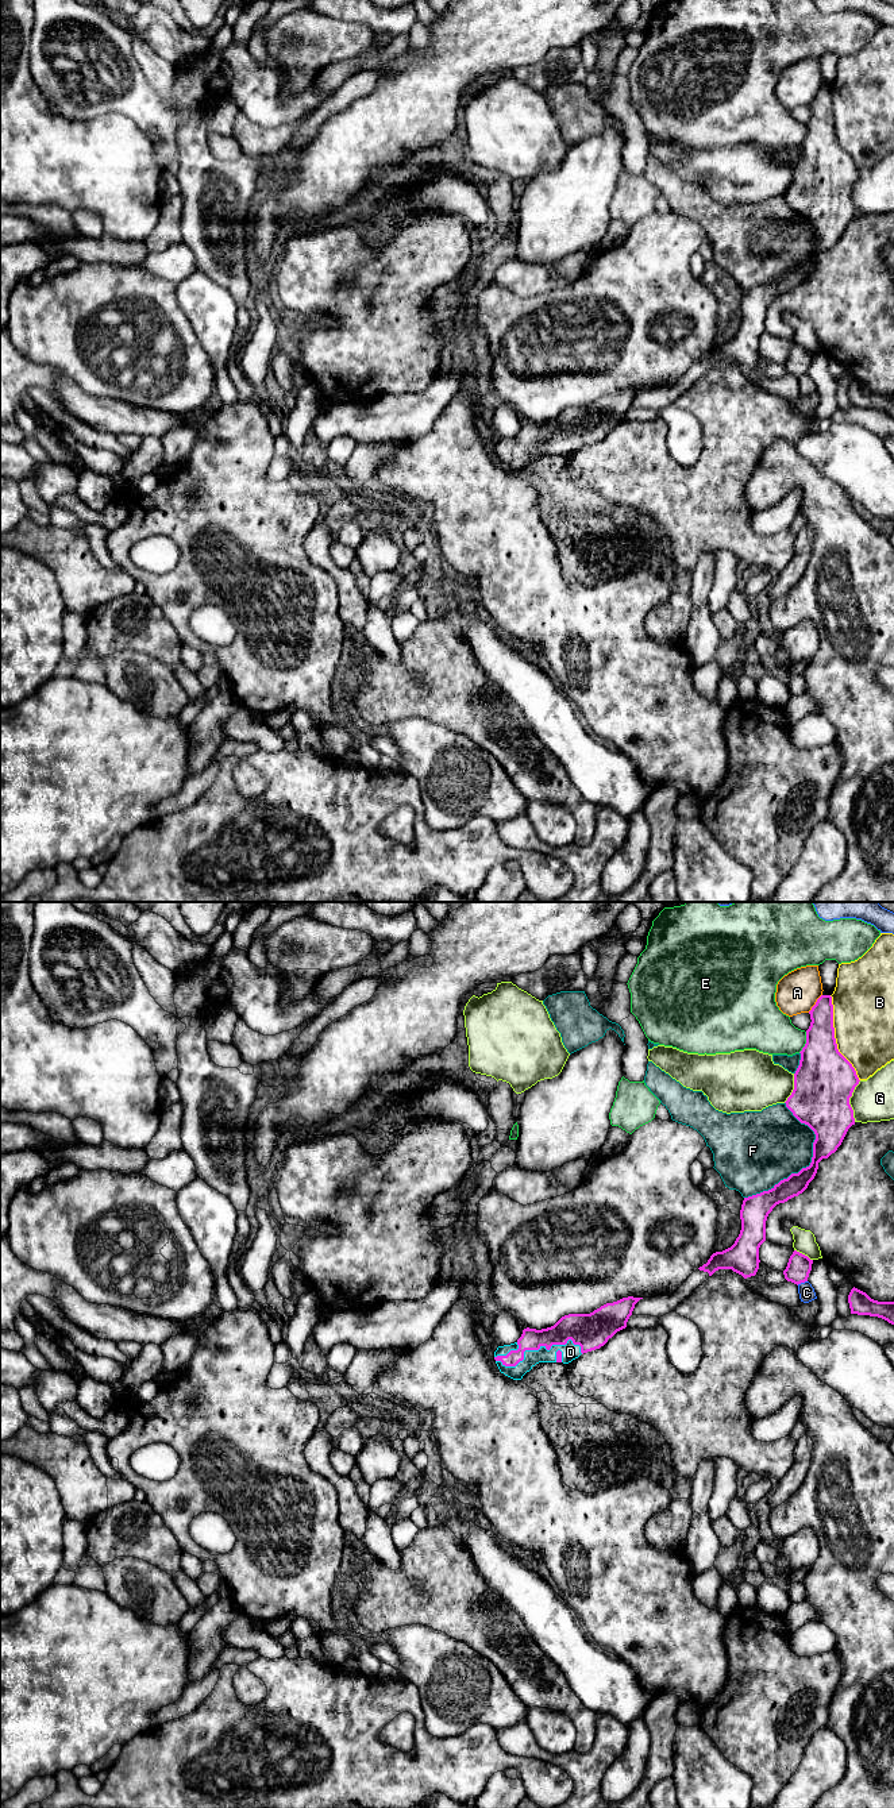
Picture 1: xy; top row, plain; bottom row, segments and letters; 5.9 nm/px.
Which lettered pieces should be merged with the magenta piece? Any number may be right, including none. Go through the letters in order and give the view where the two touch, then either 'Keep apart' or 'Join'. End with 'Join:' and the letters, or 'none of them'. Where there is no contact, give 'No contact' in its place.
A: Touches magenta in xy. Keep apart
B: Touches magenta in xy. Keep apart
C: Touches magenta in xy. Keep apart
D: Touches magenta in xy. Join
E: Touches magenta in xy. Keep apart
F: Touches magenta in xy. Keep apart
G: Touches magenta in xy. Keep apart
Join: D

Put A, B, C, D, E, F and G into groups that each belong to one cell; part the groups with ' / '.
A / B / C / D / E / F / G

